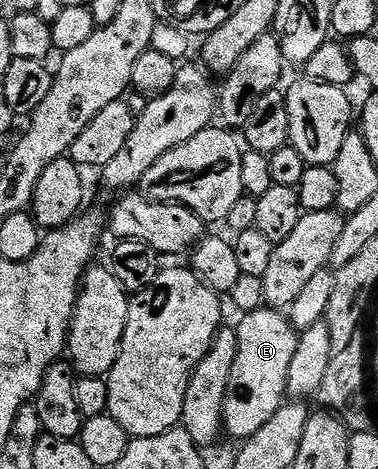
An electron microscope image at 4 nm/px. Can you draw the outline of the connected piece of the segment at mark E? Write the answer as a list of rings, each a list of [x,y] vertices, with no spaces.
[[[273,308],[242,314],[240,320],[242,323],[236,326],[236,364],[232,364],[232,377],[228,379],[228,392],[224,396],[222,425],[227,435],[245,440],[260,432],[260,428],[264,428],[287,401],[288,368],[296,352],[299,331],[294,329],[283,311]]]

